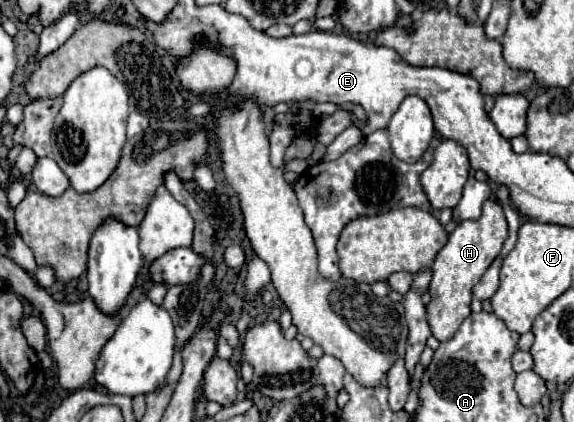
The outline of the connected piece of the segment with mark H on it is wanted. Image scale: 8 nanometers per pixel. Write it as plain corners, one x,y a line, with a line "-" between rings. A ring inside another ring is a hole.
488,198
482,206
480,220
460,222
456,230
450,234
446,246
438,252
432,264
434,276
428,288
428,292
432,294
432,302
426,306
426,312
428,312
432,334
440,342
450,340
458,332
460,324
470,316
472,288
488,270
488,266
494,262
494,258
500,254
500,248
506,238
508,238
508,222
506,222
504,210
500,202

